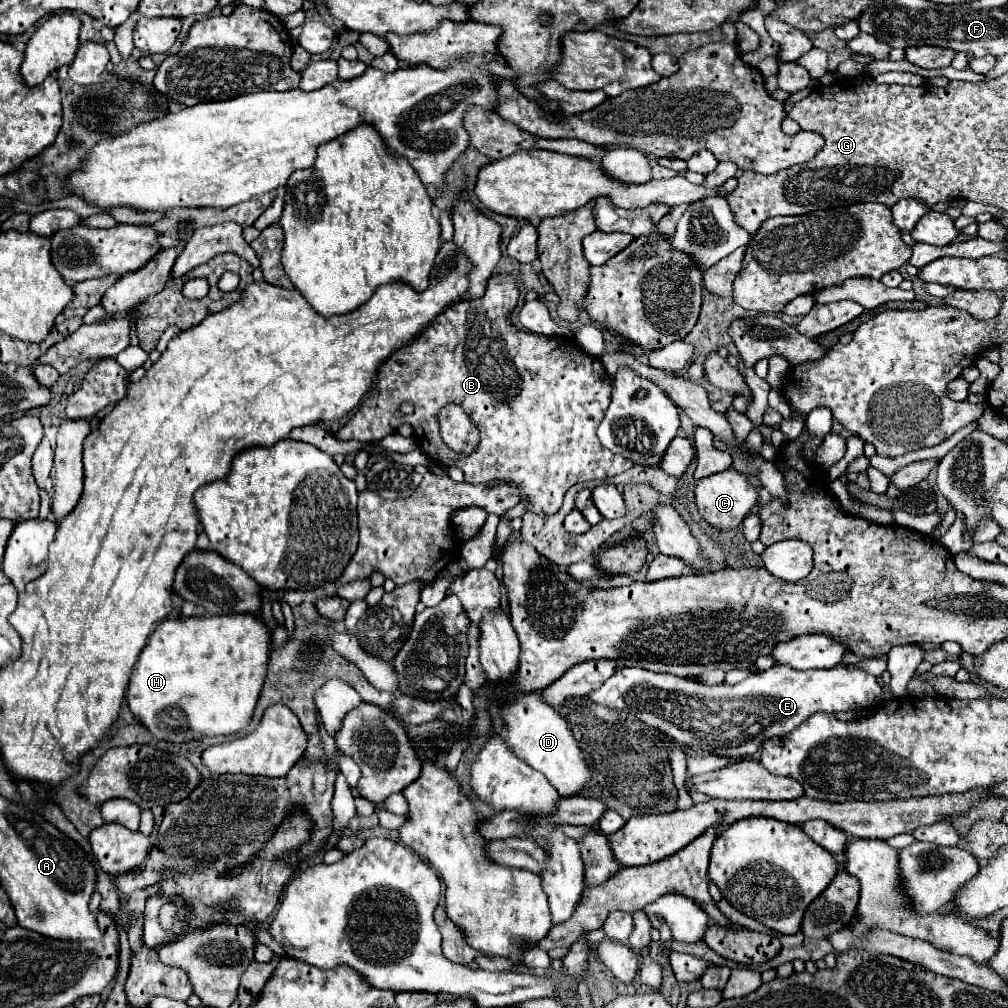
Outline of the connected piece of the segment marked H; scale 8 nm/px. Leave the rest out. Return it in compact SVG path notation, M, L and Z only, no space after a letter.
M251 613L237 615L205 615L163 621L149 637L147 647L141 651L131 669L127 703L139 721L157 737L171 743L191 739L233 735L245 729L255 713L269 667L271 631L263 619Z

